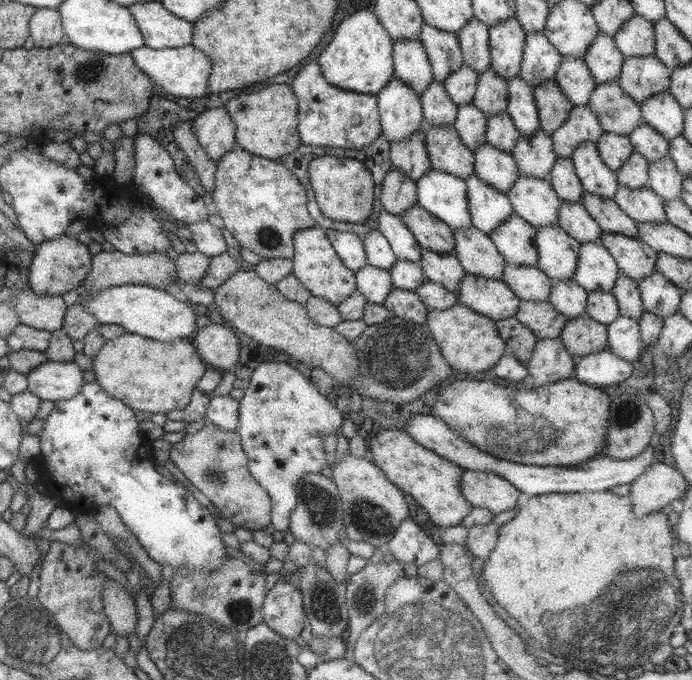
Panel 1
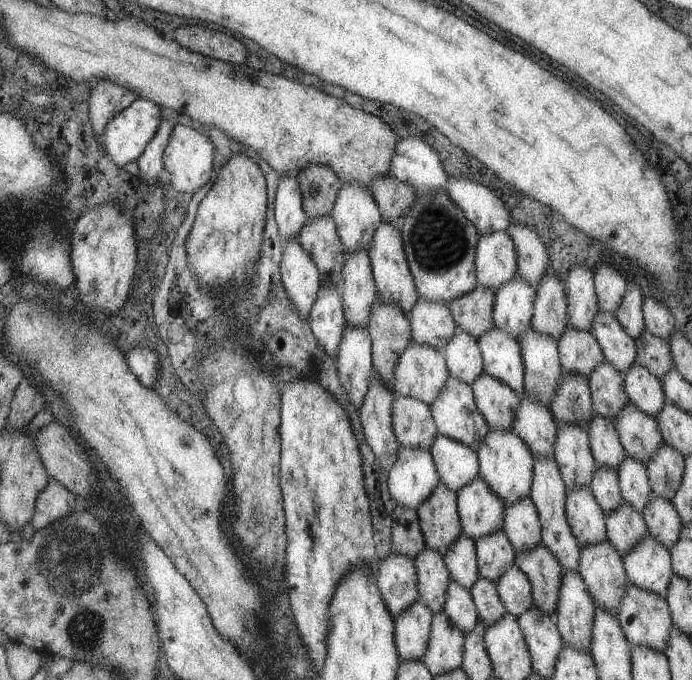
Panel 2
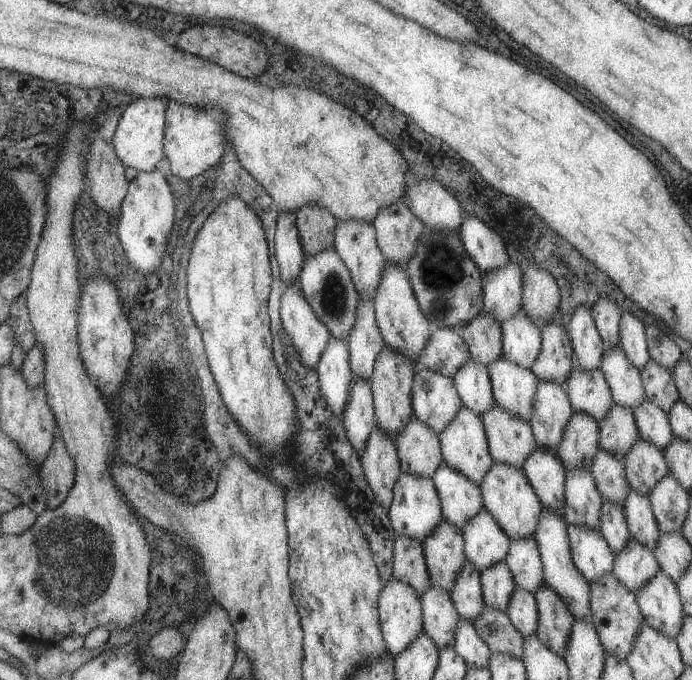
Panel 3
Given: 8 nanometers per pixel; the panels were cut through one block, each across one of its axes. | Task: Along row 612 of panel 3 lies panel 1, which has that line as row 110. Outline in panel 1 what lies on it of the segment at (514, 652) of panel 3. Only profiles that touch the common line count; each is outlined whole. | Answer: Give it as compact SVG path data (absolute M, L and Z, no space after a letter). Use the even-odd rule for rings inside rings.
M492 68L478 74L476 89L471 105L481 110L486 117L499 115L507 107L507 90L505 79L497 76Z

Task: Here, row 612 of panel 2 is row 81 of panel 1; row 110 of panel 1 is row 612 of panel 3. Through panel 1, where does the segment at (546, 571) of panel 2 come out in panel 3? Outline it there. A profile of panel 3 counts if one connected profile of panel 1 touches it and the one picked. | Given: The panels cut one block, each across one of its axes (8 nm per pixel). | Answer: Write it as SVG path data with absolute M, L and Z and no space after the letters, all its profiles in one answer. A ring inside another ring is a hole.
M545 582L535 592L534 600L537 610L535 635L539 638L539 642L543 642L543 646L547 646L549 650L553 650L563 658L567 634L573 624L571 612Z

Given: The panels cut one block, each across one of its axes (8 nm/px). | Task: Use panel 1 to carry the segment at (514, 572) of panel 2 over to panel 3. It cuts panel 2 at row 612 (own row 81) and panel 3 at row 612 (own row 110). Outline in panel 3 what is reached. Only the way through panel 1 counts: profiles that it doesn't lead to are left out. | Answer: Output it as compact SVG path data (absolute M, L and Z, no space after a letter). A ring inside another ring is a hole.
M515 585L507 602L505 613L511 625L522 638L535 634L537 630L537 610L534 595Z

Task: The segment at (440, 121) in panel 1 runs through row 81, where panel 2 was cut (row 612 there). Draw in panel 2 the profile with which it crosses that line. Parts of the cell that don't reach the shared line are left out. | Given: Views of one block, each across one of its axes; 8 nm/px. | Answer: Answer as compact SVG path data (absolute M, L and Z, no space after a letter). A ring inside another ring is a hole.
M425 548L414 558L418 599L431 614L441 612L445 604L445 590L450 578L443 558L431 548Z

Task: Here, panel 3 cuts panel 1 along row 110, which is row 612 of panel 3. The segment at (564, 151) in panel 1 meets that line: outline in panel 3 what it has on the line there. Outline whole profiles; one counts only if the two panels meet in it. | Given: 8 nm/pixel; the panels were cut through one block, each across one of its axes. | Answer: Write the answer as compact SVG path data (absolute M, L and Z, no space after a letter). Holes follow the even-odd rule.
M541 508L539 518L537 518L537 526L535 526L535 532L533 532L533 539L537 544L540 555L543 581L563 600L563 604L571 612L572 618L575 618L575 620L579 620L579 618L581 620L591 620L589 585L571 559L566 526L564 516L557 516L551 510Z

